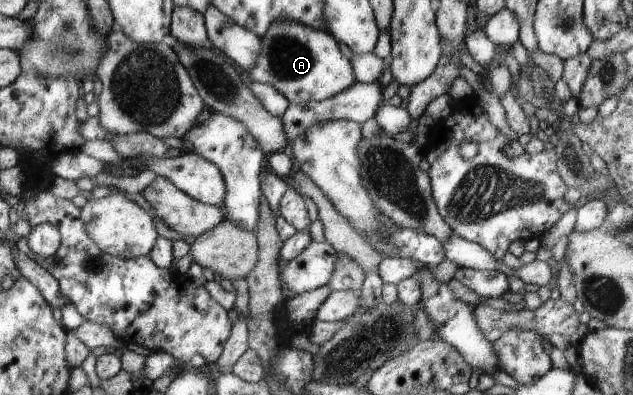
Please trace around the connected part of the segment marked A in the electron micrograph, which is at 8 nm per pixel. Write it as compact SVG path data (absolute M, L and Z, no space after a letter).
M278 20L270 24L261 42L256 68L250 70L250 76L256 82L274 86L288 103L326 100L358 82L351 60L340 52L337 40L327 32L314 30L294 20Z

